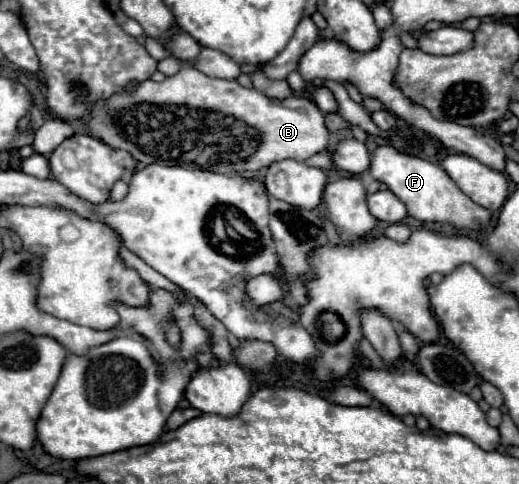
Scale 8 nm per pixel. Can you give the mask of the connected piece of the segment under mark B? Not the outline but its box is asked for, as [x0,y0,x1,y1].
[85,67,329,175]

